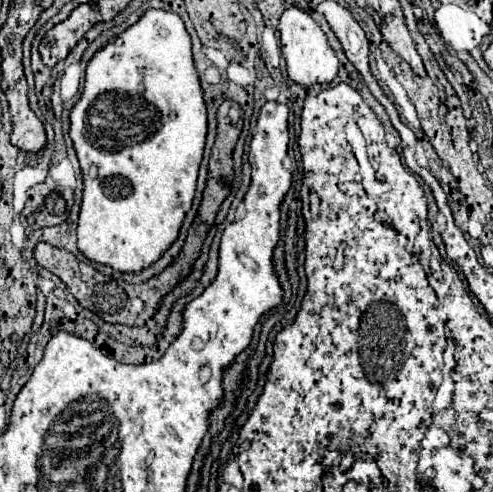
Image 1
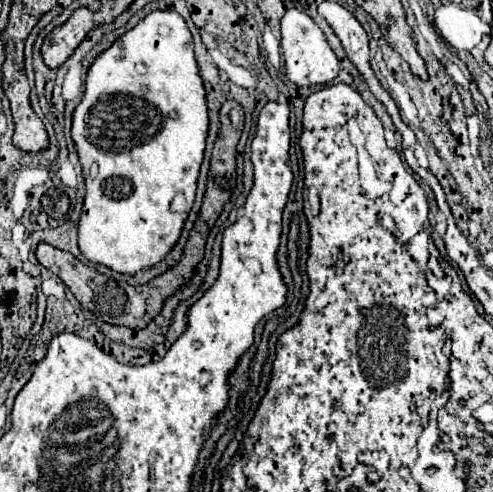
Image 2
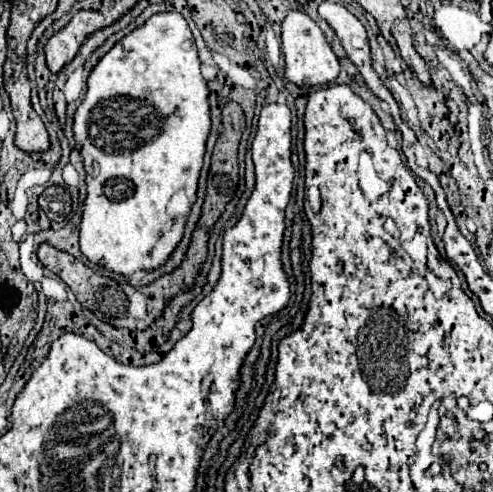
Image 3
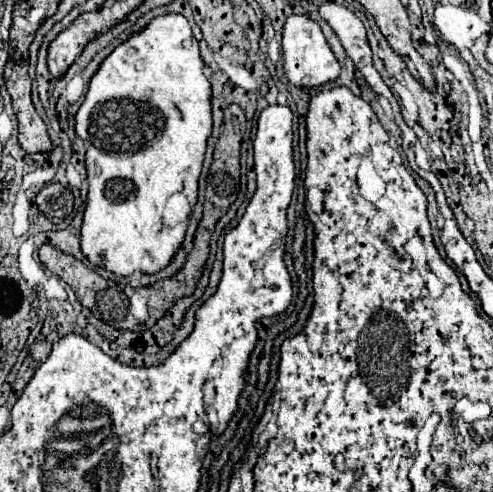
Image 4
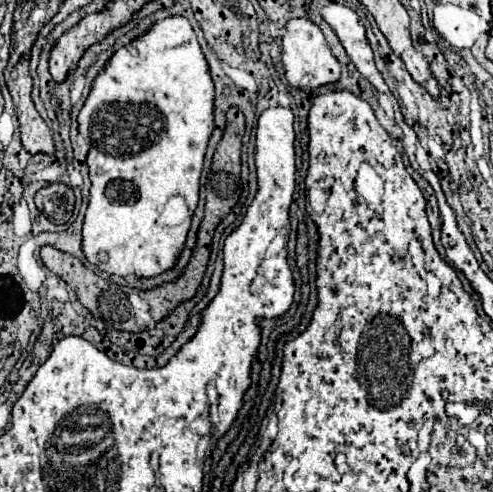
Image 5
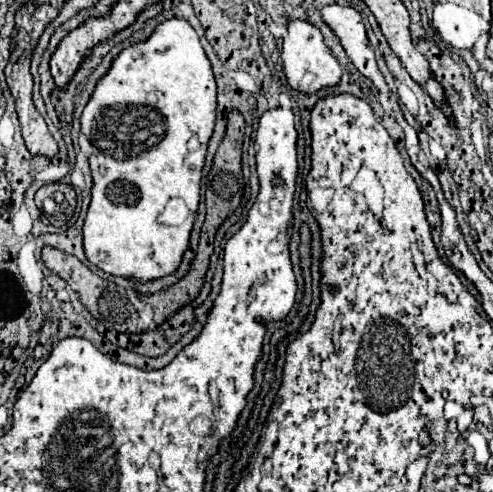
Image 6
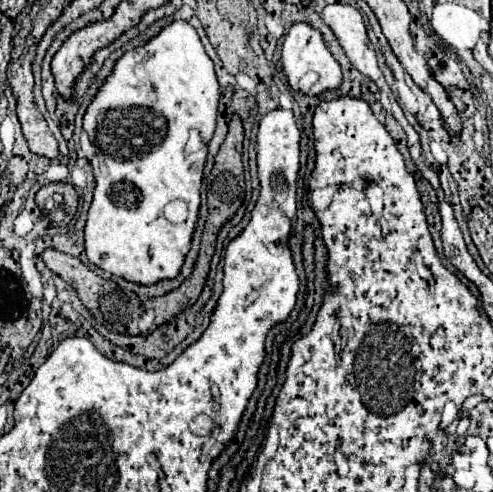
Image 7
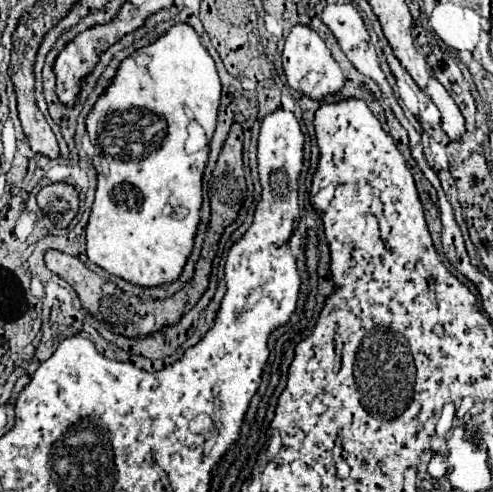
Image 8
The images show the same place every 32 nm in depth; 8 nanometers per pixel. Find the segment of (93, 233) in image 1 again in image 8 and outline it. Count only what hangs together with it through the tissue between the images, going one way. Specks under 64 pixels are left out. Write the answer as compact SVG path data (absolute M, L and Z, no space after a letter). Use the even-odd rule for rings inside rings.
M176 22L152 44L132 52L120 62L110 86L94 102L92 110L86 116L86 132L90 136L90 142L94 144L92 164L98 174L96 200L92 204L86 226L86 252L90 262L98 264L114 276L128 280L130 284L138 284L144 288L160 286L180 276L192 252L194 234L200 222L202 174L208 160L208 150L200 148L208 148L208 142L214 134L220 88L222 86L216 74L214 60L202 46L196 30L184 22ZM184 108L188 108L194 118L190 112L188 118ZM192 134L198 134L198 140L194 140ZM184 144L188 154L184 152ZM166 204L182 204L188 212L182 220L172 220L164 212Z

